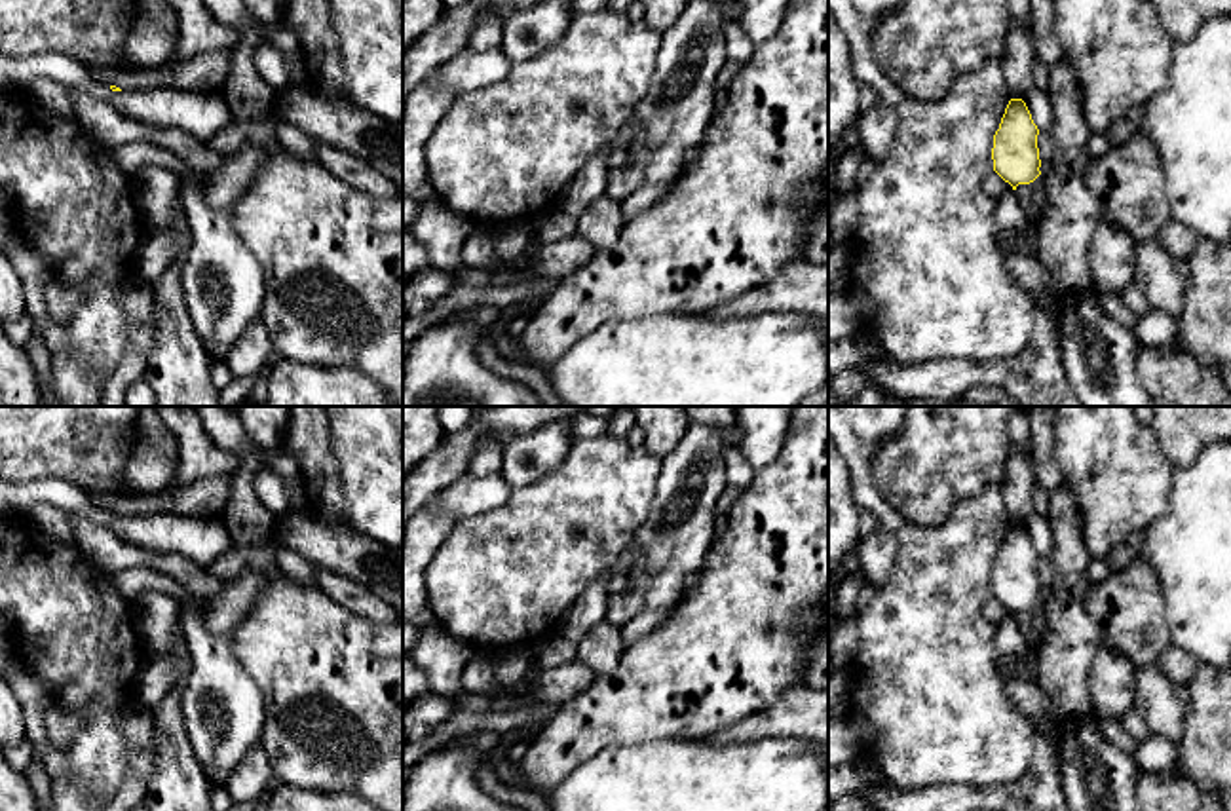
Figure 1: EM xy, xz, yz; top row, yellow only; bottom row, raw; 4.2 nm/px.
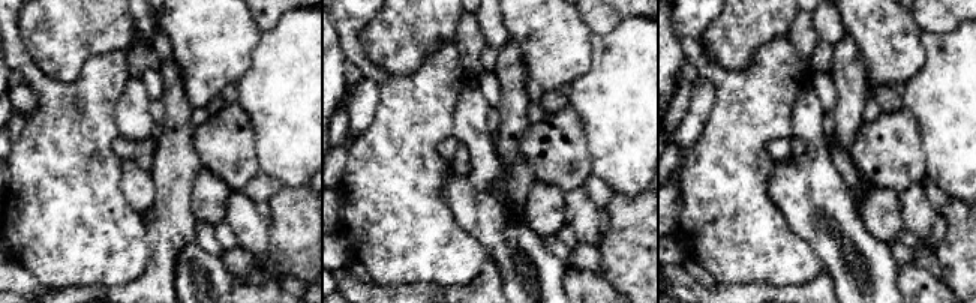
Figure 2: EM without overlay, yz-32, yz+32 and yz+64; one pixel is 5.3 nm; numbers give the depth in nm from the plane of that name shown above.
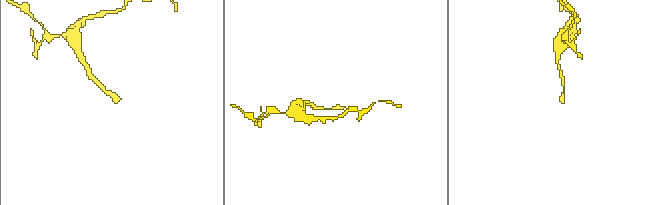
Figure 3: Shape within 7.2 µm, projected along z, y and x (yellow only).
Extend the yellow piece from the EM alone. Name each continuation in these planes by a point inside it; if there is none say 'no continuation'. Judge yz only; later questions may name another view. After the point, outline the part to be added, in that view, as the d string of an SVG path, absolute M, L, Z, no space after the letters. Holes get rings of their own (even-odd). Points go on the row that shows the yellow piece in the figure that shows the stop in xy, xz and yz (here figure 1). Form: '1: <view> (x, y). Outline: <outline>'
1: yz (1030, 196). Outline: M1039 175L1030 184L1018 184L1016 199L1024 211L1028 224L1037 228L1045 213L1045 177Z

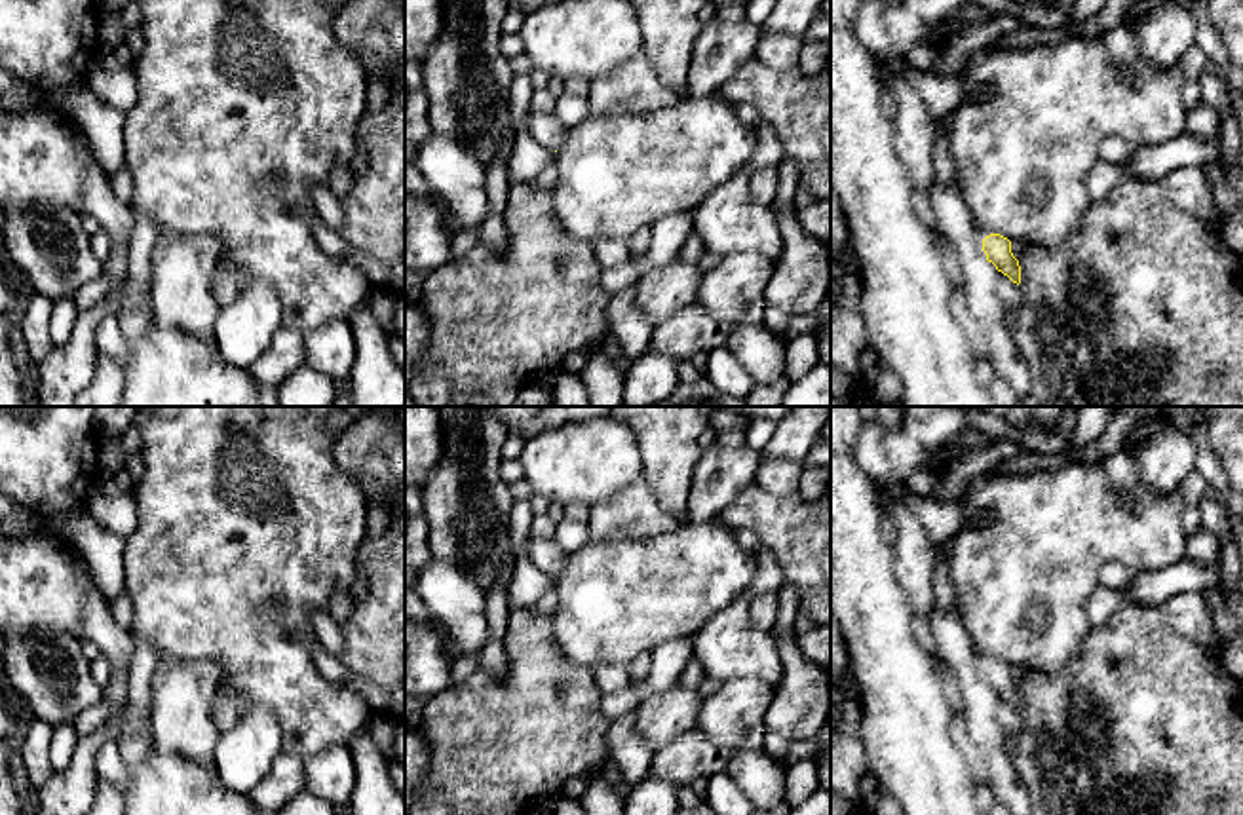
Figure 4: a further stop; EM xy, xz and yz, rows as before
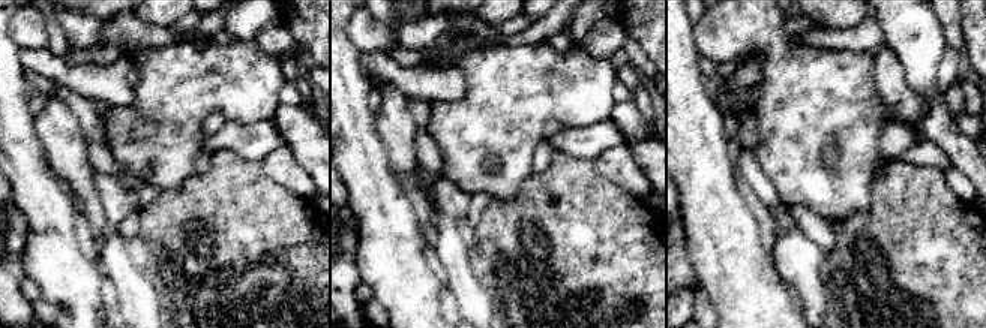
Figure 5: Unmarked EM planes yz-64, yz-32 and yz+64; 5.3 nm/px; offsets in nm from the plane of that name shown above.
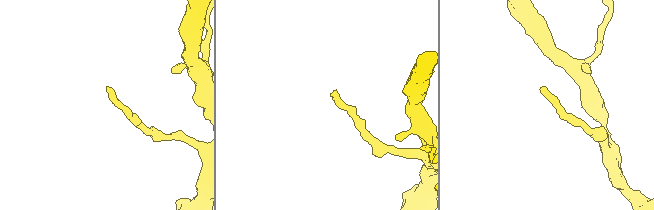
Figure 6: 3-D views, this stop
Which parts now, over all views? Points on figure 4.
1: yz (979, 232). Outline: M971 218L971 222L973 222L975 243L977 243L979 251L983 253L983 256L986 258L986 255L985 255L985 251L983 251L983 239L985 239L986 236L994 234L994 232L988 230L988 228L979 226L973 218Z

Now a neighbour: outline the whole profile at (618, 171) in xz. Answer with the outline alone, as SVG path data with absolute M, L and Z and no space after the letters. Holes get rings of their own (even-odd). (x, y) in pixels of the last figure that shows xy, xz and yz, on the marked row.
M720 95L688 97L631 114L618 108L589 114L566 127L564 142L553 152L559 179L553 213L578 239L627 239L642 226L667 215L692 213L715 188L728 182L753 158L756 131L745 125Z

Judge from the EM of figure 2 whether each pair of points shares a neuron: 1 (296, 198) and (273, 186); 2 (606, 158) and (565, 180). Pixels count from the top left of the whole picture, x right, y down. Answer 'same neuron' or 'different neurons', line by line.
1: different neurons
2: different neurons

